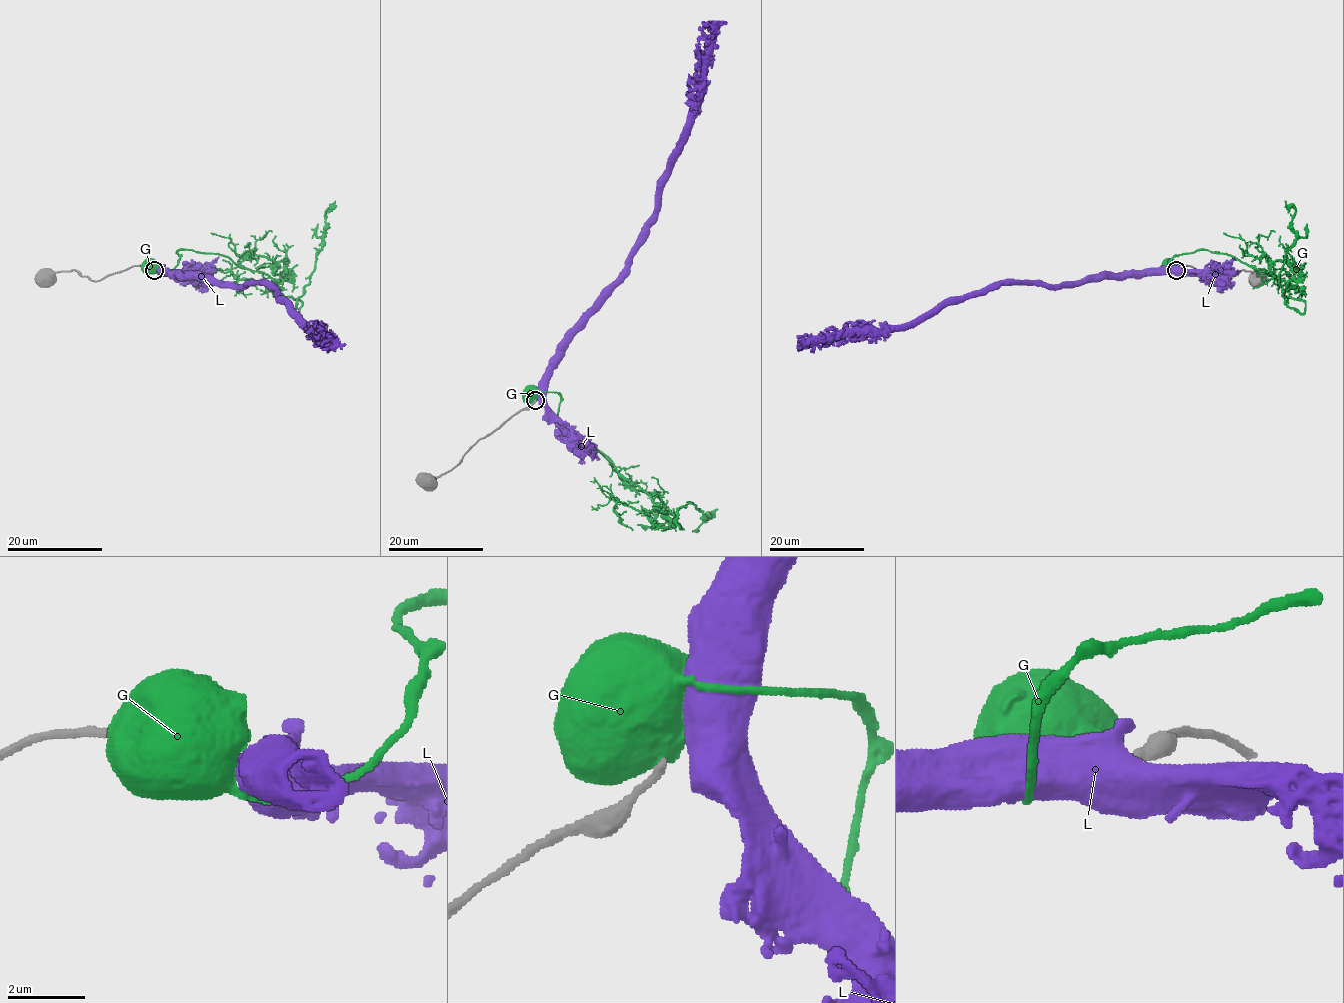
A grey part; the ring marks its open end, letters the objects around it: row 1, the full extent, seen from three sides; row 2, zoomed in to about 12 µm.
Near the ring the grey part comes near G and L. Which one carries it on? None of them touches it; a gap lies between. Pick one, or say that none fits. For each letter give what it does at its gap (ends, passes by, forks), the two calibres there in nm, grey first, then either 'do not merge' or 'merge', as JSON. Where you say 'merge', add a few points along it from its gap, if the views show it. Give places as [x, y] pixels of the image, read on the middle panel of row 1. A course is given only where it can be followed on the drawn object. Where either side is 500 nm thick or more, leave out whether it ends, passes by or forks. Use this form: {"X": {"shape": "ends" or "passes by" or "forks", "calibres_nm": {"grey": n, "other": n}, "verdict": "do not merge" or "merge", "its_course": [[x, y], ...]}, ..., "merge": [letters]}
{"G": {"calibres_nm": {"grey": 170, "other": 900}, "verdict": "do not merge"}, "L": {"calibres_nm": {"grey": 170, "other": 750}, "verdict": "do not merge"}, "merge": []}

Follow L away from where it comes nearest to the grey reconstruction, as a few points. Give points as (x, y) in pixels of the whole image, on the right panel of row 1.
L: (1175, 269), (1089, 275), (1055, 285), (997, 283), (988, 290), (954, 296), (902, 325), (808, 337), (797, 345)

